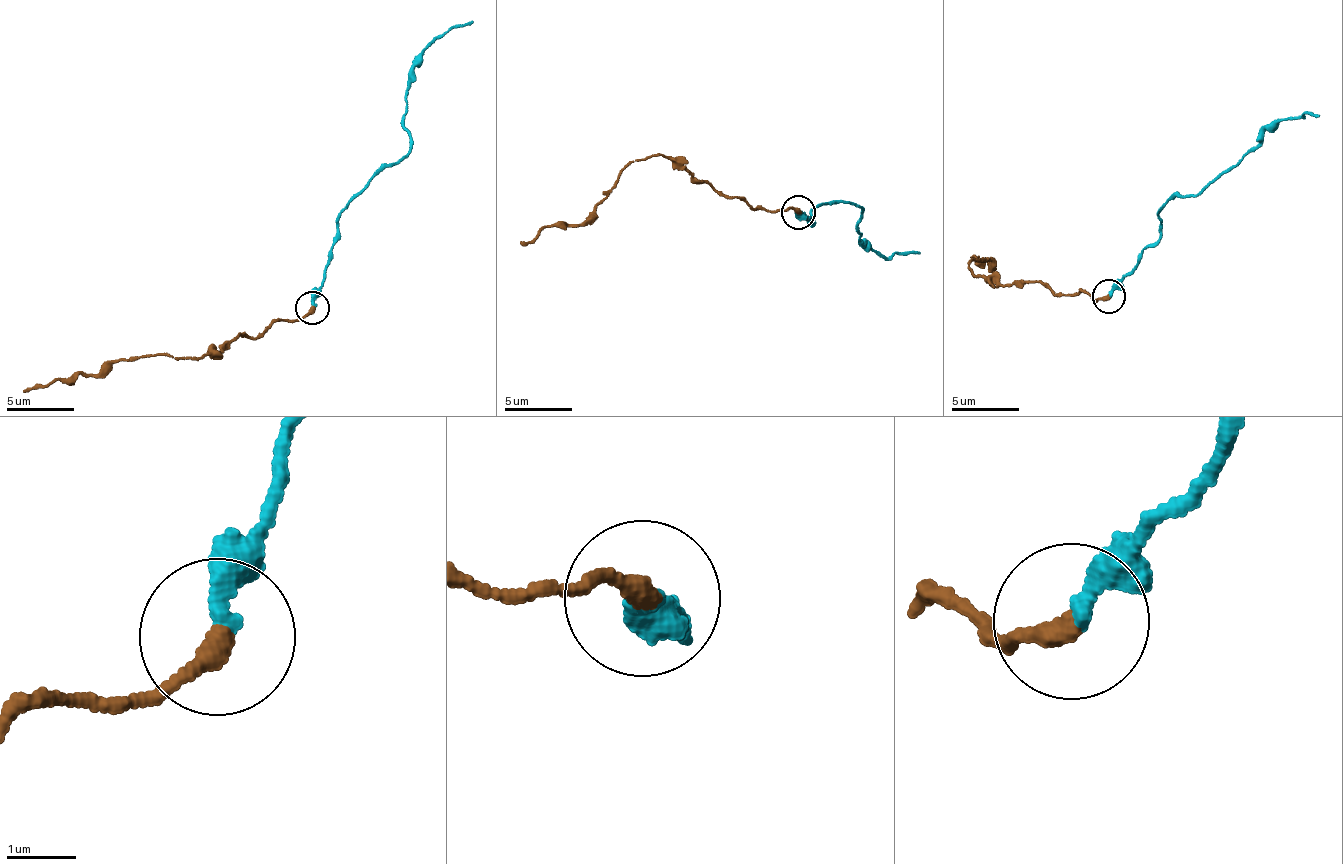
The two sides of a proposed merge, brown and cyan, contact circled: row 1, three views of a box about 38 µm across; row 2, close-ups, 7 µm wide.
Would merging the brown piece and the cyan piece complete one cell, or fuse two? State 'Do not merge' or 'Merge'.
Merge

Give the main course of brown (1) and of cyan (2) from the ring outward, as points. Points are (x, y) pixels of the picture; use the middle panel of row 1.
1: (797, 211), (749, 208), (658, 154), (637, 160), (613, 181), (582, 224), (539, 227), (534, 240), (521, 245)
2: (797, 214), (812, 224), (813, 208), (854, 203), (862, 211), (858, 237), (874, 252), (887, 258), (920, 253)

